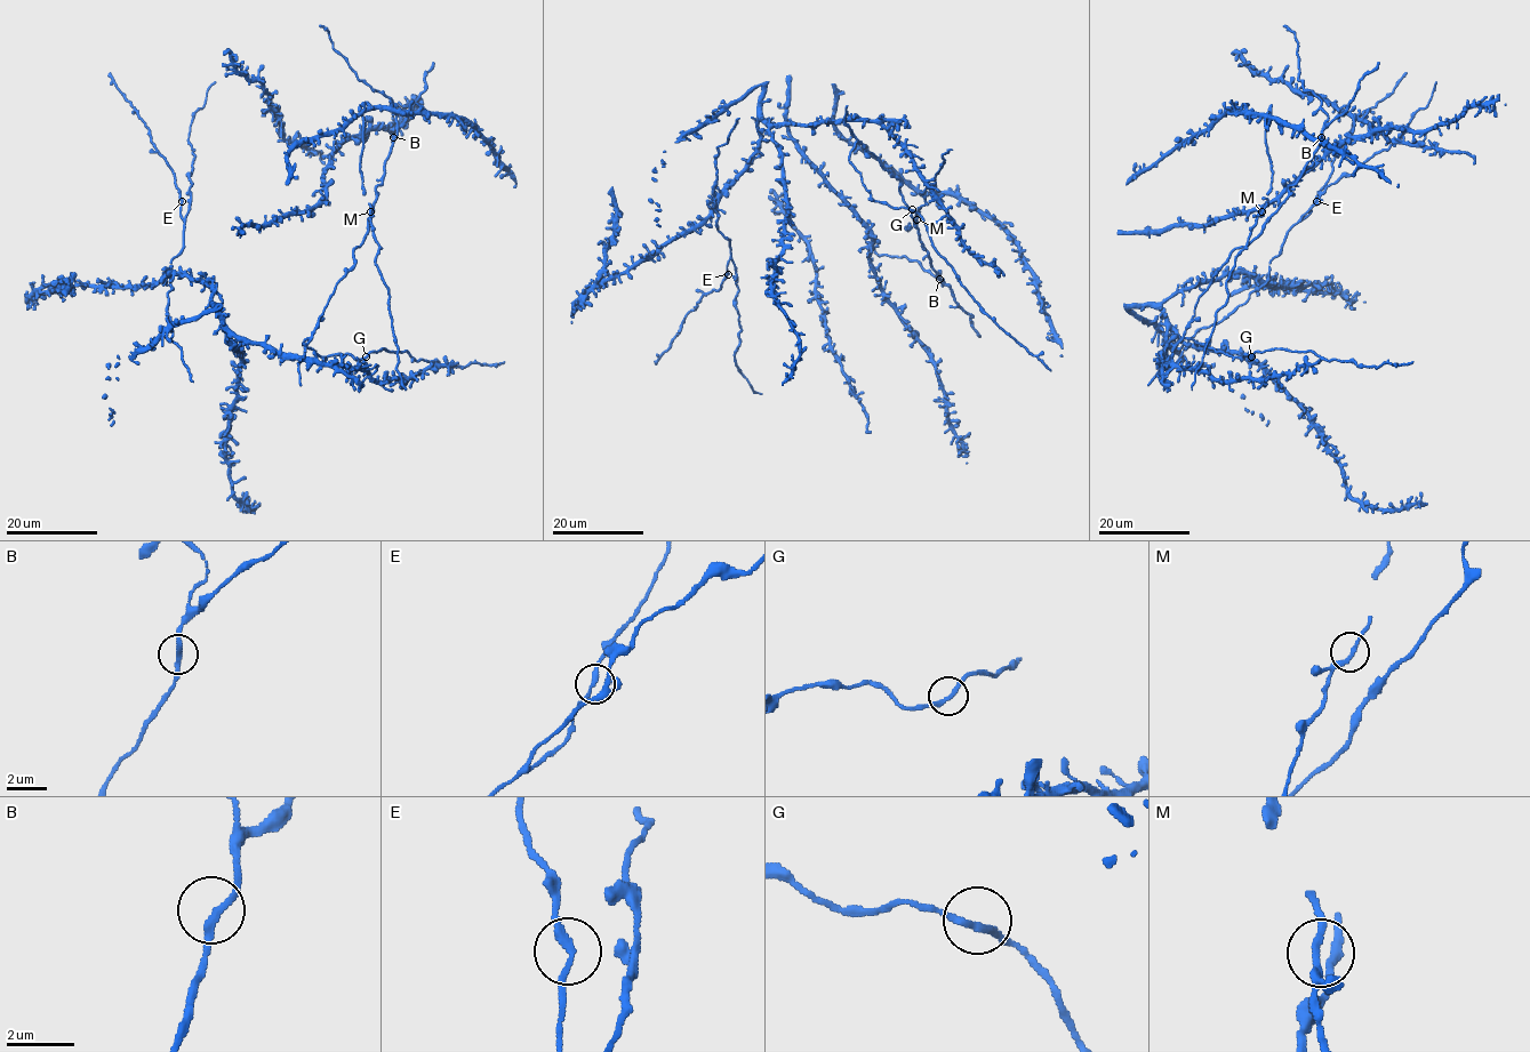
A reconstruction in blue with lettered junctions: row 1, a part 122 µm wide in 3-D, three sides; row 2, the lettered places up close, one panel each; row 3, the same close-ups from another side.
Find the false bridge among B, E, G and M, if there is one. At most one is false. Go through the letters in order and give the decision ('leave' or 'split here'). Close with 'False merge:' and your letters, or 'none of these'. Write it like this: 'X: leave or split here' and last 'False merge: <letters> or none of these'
B: leave
E: leave
G: leave
M: leave
False merge: none of these

